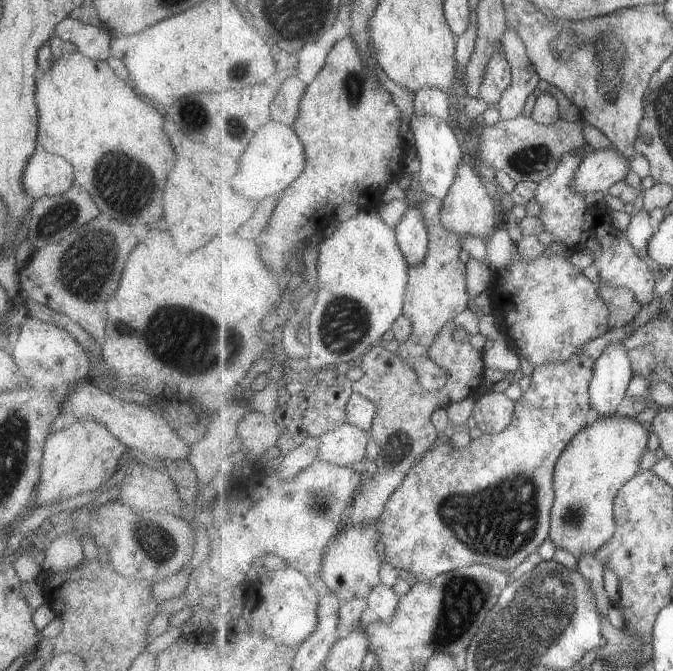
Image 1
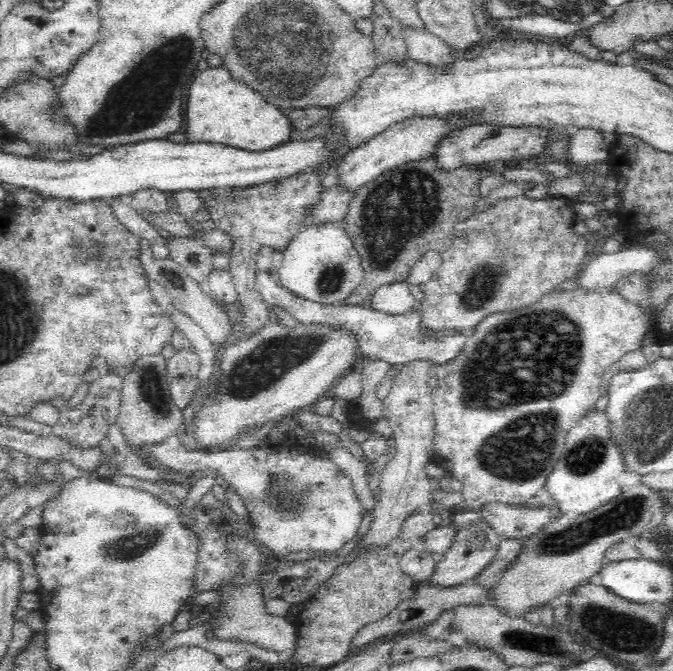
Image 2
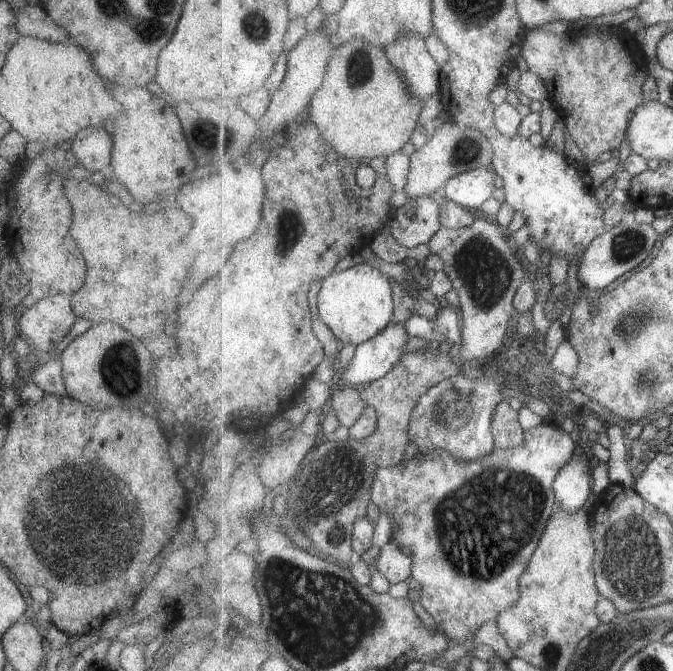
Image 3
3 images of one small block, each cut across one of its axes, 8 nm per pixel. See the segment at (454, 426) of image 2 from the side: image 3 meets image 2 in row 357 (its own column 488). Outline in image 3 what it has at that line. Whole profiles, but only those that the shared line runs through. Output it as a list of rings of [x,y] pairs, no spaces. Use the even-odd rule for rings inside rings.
[[[546,419],[543,423],[539,424],[539,426],[535,426],[535,428],[529,428],[529,430],[525,430],[525,442],[523,442],[523,446],[515,446],[515,448],[495,448],[495,452],[493,454],[489,454],[487,458],[483,458],[483,460],[473,460],[473,462],[457,462],[455,458],[453,458],[453,454],[451,452],[447,452],[447,450],[433,450],[429,456],[418,456],[415,455],[411,460],[401,462],[401,464],[397,464],[393,467],[387,468],[379,468],[377,470],[377,474],[375,475],[375,482],[373,483],[372,488],[372,502],[379,508],[380,512],[383,512],[385,516],[387,516],[391,524],[394,525],[392,527],[392,536],[391,540],[393,540],[400,547],[407,546],[407,548],[411,548],[413,550],[413,554],[411,554],[413,559],[413,570],[412,570],[412,578],[414,578],[417,582],[419,582],[421,586],[420,590],[420,604],[428,612],[434,622],[435,625],[442,631],[445,632],[445,636],[447,638],[451,638],[451,640],[455,640],[455,642],[459,642],[459,645],[465,644],[467,640],[471,640],[471,637],[474,633],[481,628],[481,626],[485,626],[487,622],[496,622],[499,618],[499,614],[501,612],[505,612],[505,610],[509,610],[513,604],[517,604],[517,600],[521,598],[521,587],[520,587],[520,578],[521,575],[528,569],[529,563],[532,561],[533,555],[537,550],[537,547],[540,545],[541,539],[544,536],[545,529],[548,528],[548,522],[554,513],[556,508],[556,494],[554,484],[557,480],[557,475],[560,473],[561,468],[565,466],[565,462],[569,462],[569,458],[573,458],[573,454],[575,454],[575,446],[577,445],[575,433],[565,432],[563,428],[561,428],[554,420]]]

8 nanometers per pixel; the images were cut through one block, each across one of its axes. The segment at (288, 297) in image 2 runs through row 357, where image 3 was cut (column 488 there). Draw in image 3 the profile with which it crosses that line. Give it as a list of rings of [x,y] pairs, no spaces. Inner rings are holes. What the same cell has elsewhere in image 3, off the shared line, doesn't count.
[[[500,354],[496,356],[498,365],[483,366],[483,378],[469,380],[459,374],[446,378],[424,394],[413,412],[409,422],[409,438],[418,449],[416,455],[429,456],[433,450],[447,450],[457,462],[483,460],[495,452],[495,436],[491,430],[495,408],[503,401],[505,361]]]

